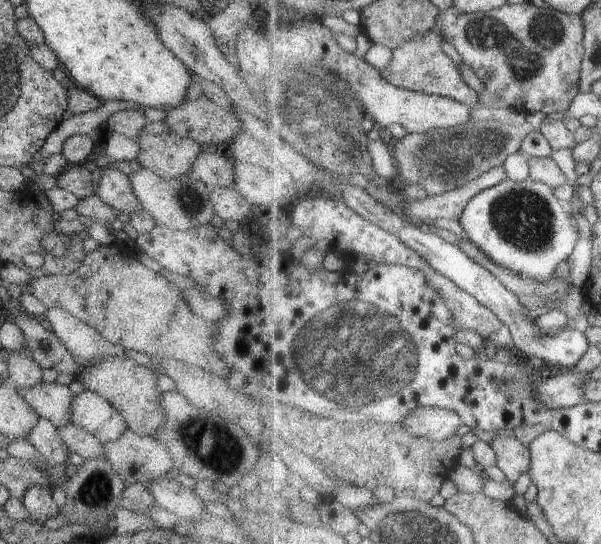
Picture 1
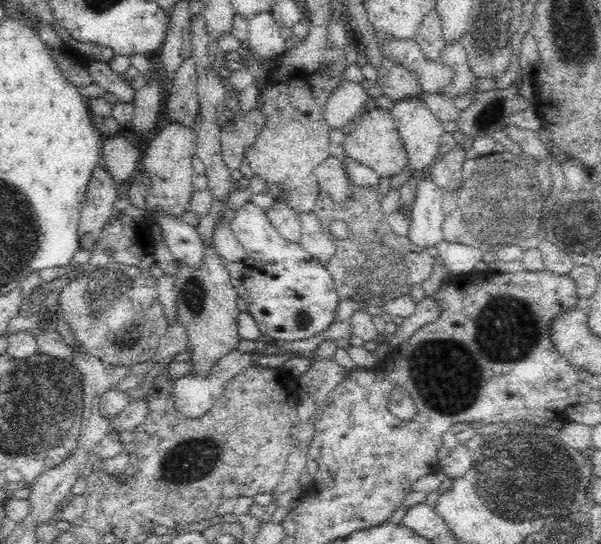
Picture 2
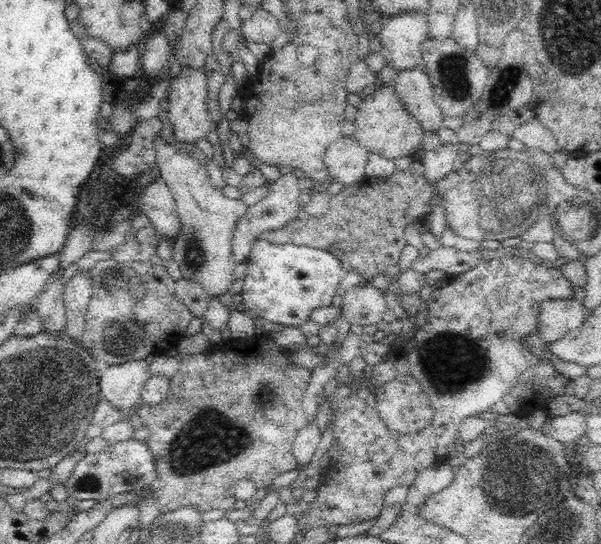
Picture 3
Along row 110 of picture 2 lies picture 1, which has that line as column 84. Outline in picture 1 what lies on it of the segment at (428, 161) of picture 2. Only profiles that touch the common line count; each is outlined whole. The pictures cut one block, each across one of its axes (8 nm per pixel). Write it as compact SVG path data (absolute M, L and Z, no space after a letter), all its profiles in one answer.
M83 391L72 396L68 422L102 443L114 441L126 429L121 415L98 394Z

